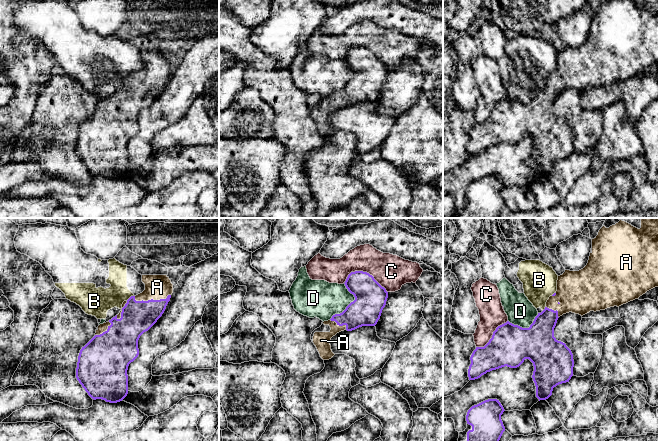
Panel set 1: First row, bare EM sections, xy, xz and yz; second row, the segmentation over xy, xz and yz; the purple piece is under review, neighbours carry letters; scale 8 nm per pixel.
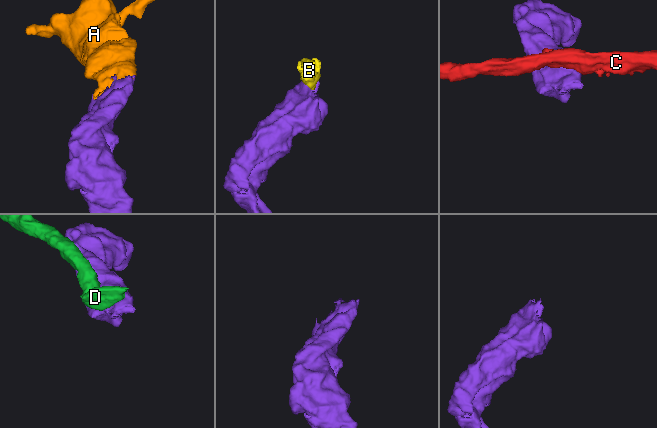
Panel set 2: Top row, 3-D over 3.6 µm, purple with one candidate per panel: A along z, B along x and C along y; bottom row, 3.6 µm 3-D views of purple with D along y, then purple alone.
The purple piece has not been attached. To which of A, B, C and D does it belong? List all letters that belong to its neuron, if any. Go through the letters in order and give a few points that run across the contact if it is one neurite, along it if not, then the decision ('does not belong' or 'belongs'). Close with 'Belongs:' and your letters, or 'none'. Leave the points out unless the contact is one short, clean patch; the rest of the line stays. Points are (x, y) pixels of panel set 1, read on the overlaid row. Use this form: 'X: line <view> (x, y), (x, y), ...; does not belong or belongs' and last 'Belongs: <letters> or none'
A: belongs
B: line xy (132, 295), (126, 300); does not belong
C: does not belong
D: does not belong
Belongs: A

